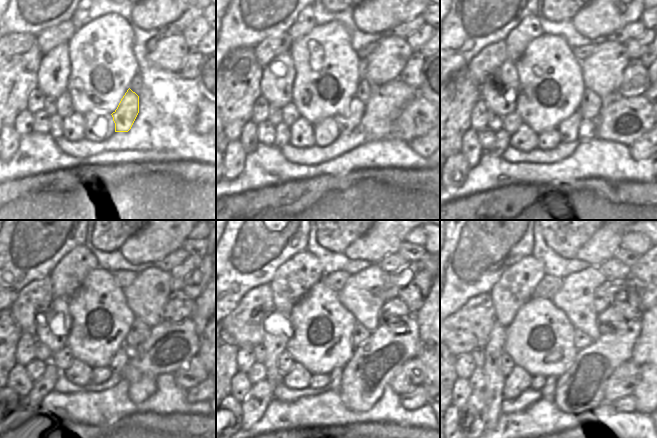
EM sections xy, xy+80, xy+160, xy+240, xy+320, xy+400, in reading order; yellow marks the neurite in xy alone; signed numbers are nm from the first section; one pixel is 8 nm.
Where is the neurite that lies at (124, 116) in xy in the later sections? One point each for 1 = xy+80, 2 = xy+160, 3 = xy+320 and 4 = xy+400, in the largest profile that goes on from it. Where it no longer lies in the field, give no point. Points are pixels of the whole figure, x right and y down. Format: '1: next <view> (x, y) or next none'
1: next xy+80 (347, 122)
2: next xy+160 (569, 129)
3: next xy+320 (335, 382)
4: next xy+400 (548, 391)

